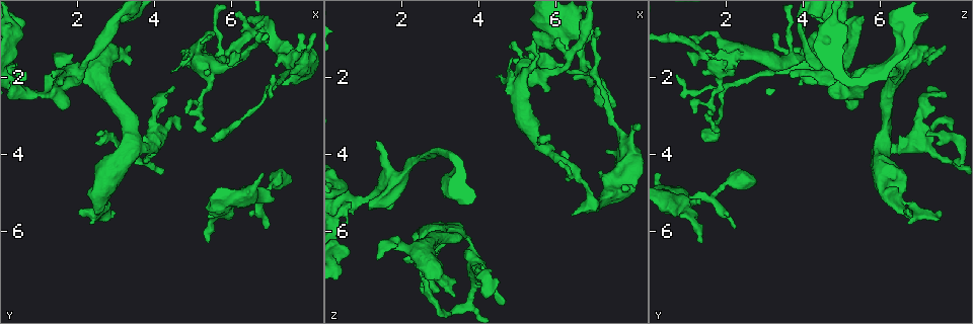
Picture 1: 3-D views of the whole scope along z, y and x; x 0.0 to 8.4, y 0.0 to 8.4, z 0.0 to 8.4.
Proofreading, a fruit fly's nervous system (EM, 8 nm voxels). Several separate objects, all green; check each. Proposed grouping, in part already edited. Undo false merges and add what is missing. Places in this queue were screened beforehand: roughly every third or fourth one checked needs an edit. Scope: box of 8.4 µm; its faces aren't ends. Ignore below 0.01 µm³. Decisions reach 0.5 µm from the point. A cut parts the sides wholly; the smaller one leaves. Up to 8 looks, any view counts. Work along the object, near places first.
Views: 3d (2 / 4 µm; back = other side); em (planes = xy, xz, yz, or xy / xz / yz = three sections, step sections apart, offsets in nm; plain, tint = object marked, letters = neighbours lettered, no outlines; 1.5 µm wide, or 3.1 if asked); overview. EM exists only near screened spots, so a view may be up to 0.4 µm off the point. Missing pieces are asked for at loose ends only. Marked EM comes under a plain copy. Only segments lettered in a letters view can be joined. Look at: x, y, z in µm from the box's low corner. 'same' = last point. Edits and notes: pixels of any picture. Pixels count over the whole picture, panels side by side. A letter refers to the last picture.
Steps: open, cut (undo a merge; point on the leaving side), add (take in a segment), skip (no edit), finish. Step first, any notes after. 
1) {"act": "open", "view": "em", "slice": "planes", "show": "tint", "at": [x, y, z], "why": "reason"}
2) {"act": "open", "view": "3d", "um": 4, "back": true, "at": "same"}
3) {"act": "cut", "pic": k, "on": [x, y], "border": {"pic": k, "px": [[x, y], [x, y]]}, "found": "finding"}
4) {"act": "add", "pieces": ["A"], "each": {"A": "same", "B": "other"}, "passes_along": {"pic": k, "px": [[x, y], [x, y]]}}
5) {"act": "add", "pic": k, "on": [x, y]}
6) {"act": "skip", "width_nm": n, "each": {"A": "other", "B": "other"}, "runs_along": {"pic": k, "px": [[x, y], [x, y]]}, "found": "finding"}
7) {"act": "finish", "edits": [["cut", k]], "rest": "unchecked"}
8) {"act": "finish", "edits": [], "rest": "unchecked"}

{"act": "open", "view": "3d", "um": 2, "at": [6.90, 5.90, 2.25], "why": "branch stops here"}

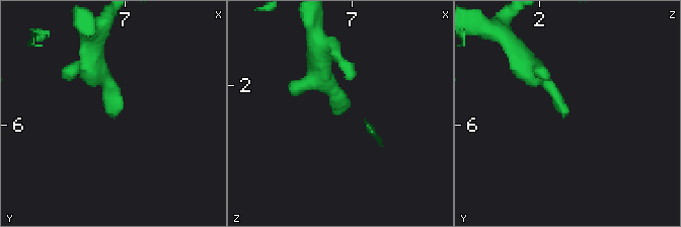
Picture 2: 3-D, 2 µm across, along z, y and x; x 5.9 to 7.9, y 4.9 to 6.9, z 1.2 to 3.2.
{"act": "open", "view": "em", "slice": "planes", "show": "letters", "at": [6.92, 5.90, 2.22]}

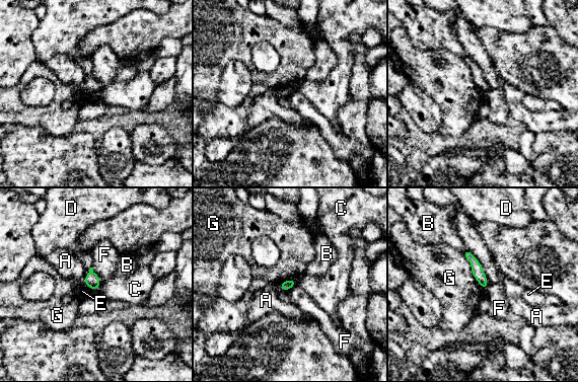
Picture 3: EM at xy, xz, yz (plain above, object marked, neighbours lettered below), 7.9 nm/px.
{"act": "add", "pieces": ["E"], "each": {"A": "other", "B": "other", "C": "other", "D": "other", "E": "same", "F": "other", "G": "other"}, "passes_along": {"pic": 3, "px": [[92, 281], [89, 287], [82, 291]]}, "found": "the neuron continues"}

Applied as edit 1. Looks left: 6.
{"act": "open", "view": "overview", "why": "redraw"}

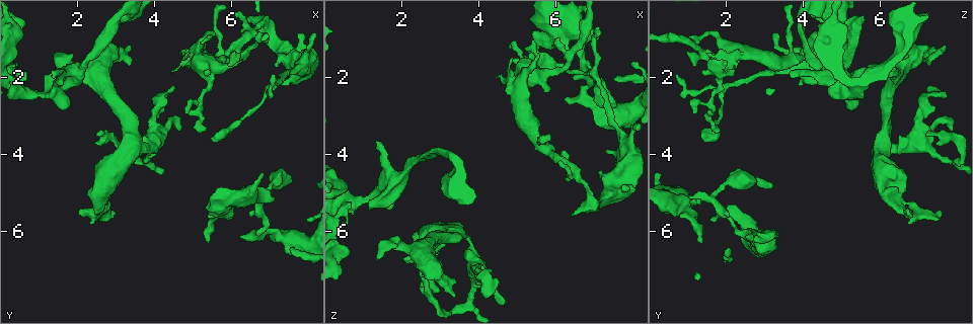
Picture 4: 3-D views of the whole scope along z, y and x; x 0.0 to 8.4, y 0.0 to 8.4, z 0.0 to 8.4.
{"act": "open", "view": "3d", "um": 2, "at": [6.50, 0.80, 4.65], "why": "a fork"}

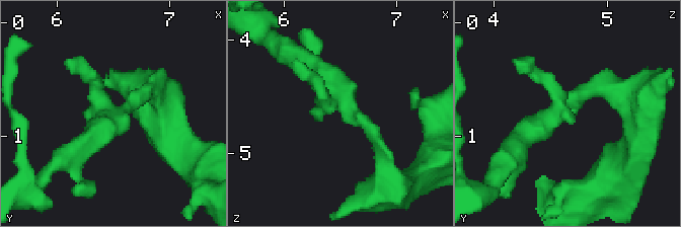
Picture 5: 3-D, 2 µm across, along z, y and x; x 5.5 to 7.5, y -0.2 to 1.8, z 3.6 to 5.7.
{"act": "open", "view": "em", "slice": "planes", "show": "letters", "at": [6.56, 0.80, 4.58], "why": "need the tissue"}

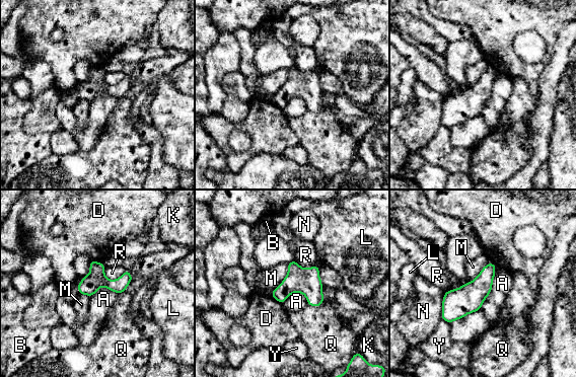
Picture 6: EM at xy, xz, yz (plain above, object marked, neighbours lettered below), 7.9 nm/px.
{"act": "skip", "width_nm": 120, "each": {"A": "other", "B": "other", "D": "other", "K": "other", "L": "other", "M": "other", "N": "other", "Q": "other", "R": "other", "Y": "other"}, "runs_along": {"pic": 6, "px": [[129, 277], [80, 290]]}, "found": "continuous, no second neuron"}

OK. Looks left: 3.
{"act": "open", "view": "em", "slice": "planes", "show": "letters", "at": [7.25, 2.25, 3.90], "why": "thin end"}

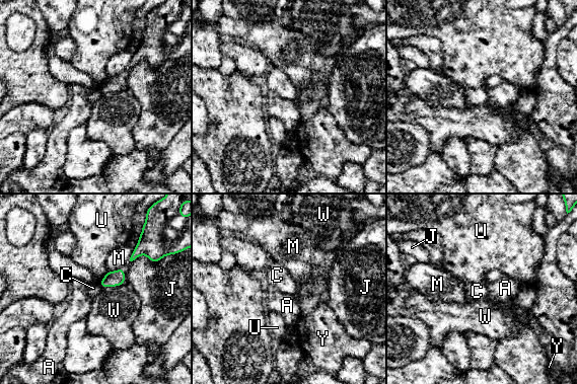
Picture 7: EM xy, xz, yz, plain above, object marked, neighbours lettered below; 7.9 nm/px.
{"act": "skip", "each": {"A": "other", "C": "other", "J": "other", "M": "other", "U": "other", "W": "other", "Y": "other"}, "border": {"pic": 7, "px": [[98, 283], [102, 287]]}, "found": "no lettered segment goes on from it"}

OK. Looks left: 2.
{"act": "finish", "edits": [["add", 3]], "rest": "unchecked"}

